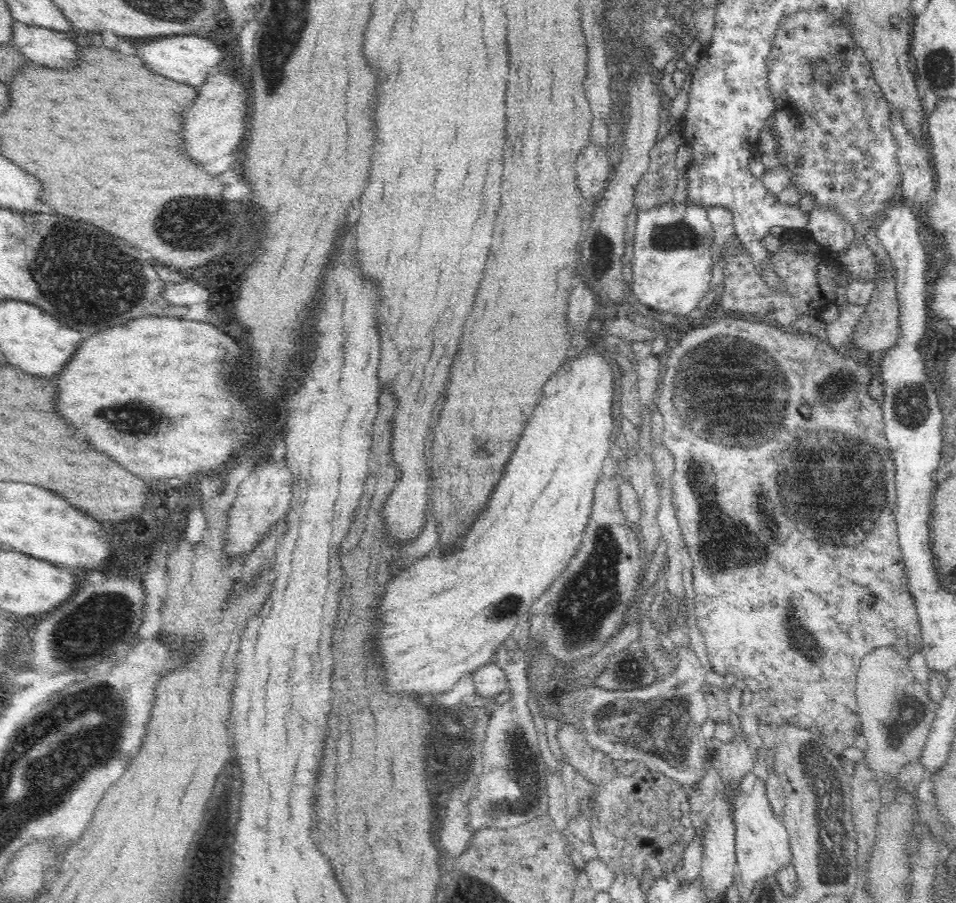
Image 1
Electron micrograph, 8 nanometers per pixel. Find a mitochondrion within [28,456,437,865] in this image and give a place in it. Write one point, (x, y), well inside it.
(68, 640)

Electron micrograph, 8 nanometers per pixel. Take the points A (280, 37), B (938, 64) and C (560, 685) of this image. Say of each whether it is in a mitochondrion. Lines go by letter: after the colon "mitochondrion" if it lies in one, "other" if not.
A: mitochondrion
B: mitochondrion
C: other

